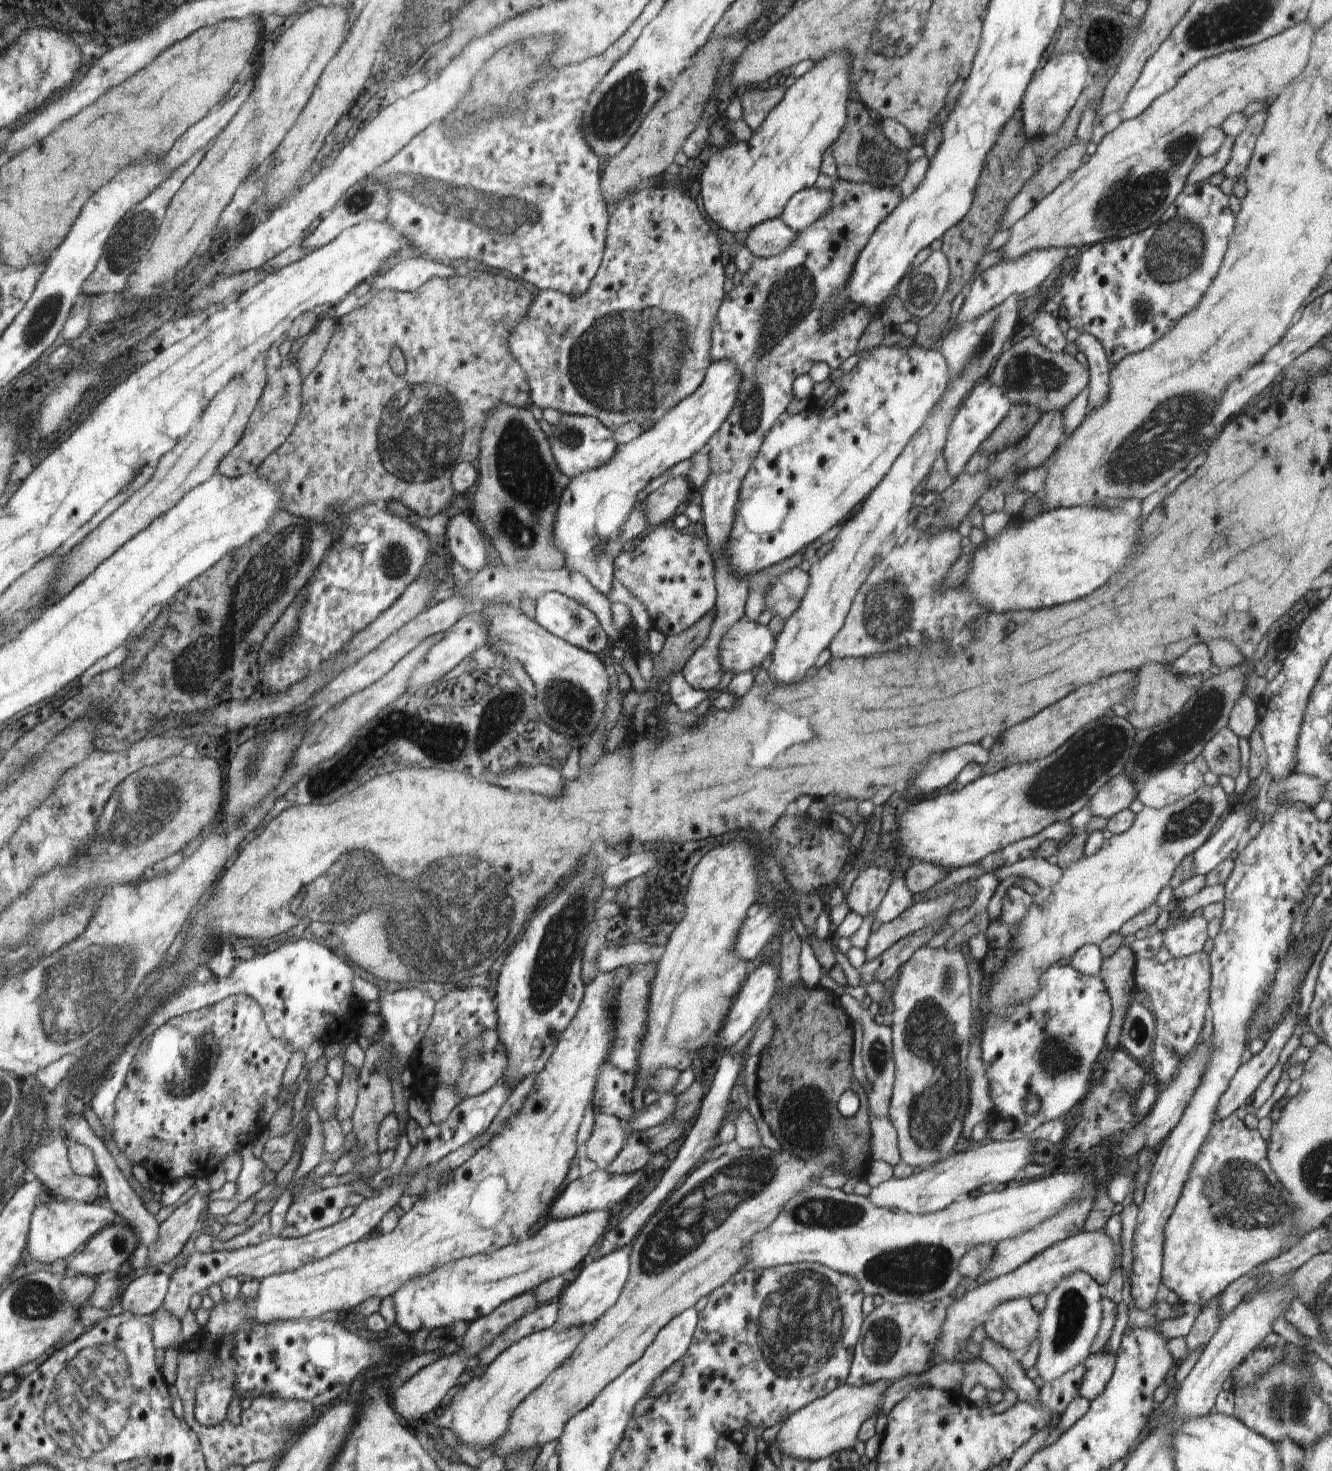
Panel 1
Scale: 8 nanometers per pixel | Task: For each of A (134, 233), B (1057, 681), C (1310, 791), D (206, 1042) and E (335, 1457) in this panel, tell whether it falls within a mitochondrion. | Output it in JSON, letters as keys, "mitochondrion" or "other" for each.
{"A":"mitochondrion","B":"other","C":"other","D":"mitochondrion","E":"other"}

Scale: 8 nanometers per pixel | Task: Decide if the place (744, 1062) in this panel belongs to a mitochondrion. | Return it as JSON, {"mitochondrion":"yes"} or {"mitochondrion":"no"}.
{"mitochondrion":"no"}

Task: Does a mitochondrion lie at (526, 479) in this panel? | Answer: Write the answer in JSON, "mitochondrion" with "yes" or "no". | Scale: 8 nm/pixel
{"mitochondrion":"yes"}

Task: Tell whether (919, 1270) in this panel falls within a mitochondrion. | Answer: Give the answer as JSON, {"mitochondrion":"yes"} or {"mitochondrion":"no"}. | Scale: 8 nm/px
{"mitochondrion":"yes"}

